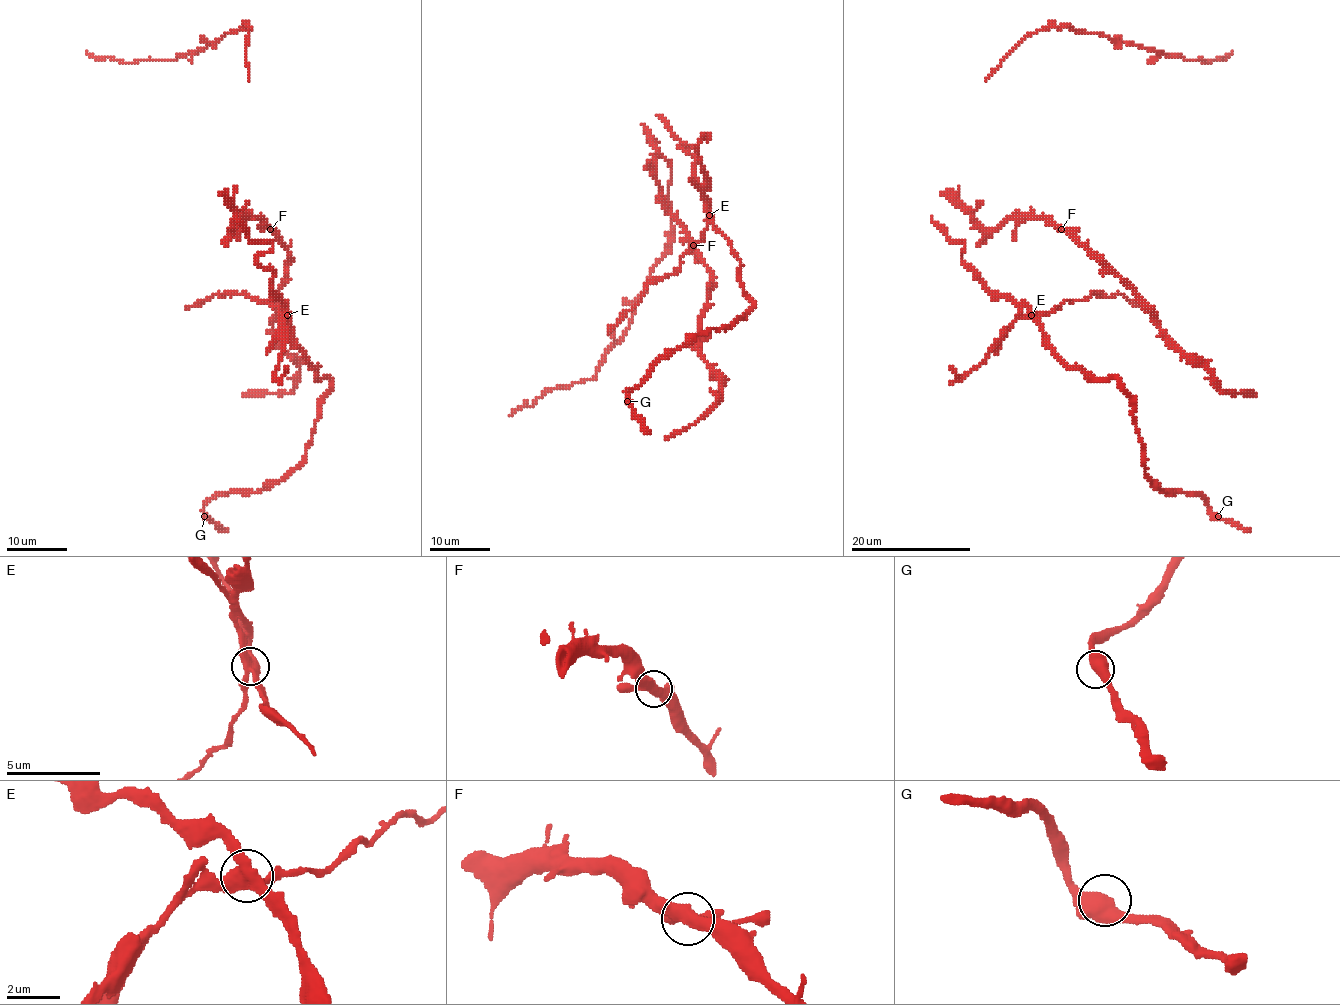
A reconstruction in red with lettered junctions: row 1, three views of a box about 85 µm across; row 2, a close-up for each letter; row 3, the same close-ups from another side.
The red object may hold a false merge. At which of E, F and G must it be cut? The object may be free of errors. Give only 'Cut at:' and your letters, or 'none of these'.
Cut at: E

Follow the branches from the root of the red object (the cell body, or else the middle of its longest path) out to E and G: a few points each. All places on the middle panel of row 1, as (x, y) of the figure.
E: (681, 141), (694, 147), (678, 146), (694, 158), (694, 174), (709, 215)
G: (681, 141), (694, 147), (678, 146), (694, 158), (753, 307), (672, 349), (627, 401)

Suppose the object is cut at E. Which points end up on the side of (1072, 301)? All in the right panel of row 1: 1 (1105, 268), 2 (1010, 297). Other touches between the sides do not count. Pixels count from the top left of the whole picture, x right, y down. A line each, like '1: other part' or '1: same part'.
1: other part
2: other part

